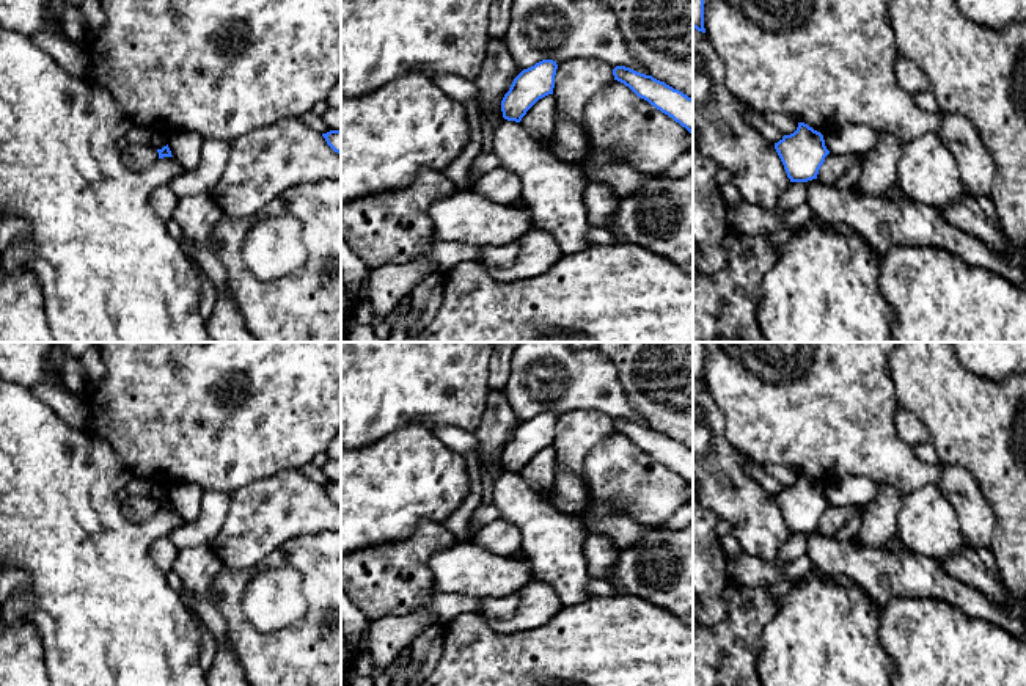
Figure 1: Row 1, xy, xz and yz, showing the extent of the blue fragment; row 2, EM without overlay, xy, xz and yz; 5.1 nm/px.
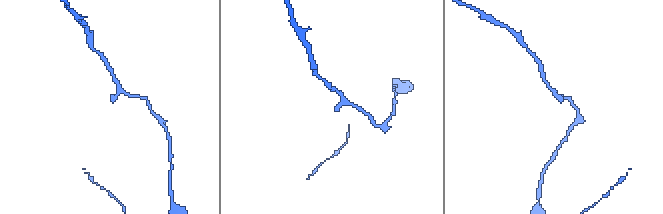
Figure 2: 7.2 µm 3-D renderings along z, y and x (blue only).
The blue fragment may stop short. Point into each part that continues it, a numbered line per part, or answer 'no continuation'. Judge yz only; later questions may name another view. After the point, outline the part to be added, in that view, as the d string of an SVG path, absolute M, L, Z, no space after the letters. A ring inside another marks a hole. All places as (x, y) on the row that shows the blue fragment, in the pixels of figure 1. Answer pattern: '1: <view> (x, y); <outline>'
no continuation

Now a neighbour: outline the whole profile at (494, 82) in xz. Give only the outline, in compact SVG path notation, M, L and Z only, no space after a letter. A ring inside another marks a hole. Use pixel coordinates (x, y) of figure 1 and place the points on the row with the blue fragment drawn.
M489 38L482 72L475 80L478 88L476 105L481 113L501 104L504 94L511 88L511 78L515 69L517 63L509 53L504 39Z

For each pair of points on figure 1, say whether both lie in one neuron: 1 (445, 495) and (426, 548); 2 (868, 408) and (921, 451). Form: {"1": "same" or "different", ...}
{"1": "different", "2": "different"}

